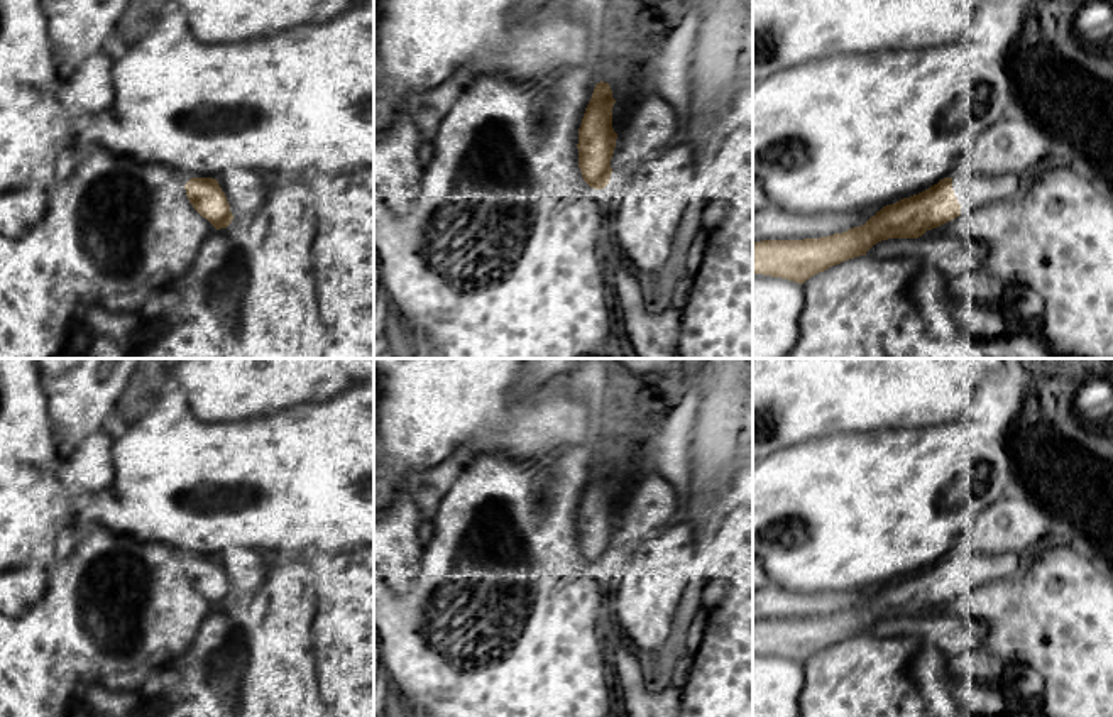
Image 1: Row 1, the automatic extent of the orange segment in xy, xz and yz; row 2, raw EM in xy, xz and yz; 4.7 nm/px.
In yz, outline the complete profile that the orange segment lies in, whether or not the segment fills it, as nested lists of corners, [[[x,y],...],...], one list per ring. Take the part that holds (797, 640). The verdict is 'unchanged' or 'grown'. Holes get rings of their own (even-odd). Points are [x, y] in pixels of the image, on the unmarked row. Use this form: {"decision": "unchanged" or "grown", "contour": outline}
{"decision": "grown", "contour": [[[1017,553],[944,556],[929,568],[883,585],[864,604],[820,617],[753,621],[753,654],[803,663],[844,639],[866,634],[881,619],[918,617],[959,594],[1013,577],[1025,556]]]}

